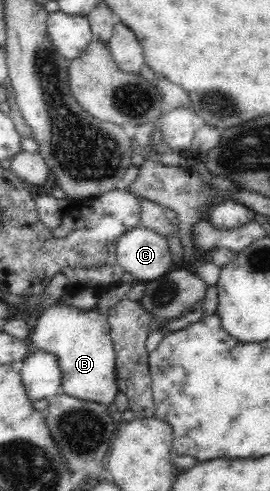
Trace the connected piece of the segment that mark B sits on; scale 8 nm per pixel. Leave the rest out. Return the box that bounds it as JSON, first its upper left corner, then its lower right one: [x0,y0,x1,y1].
[29,303,118,408]

